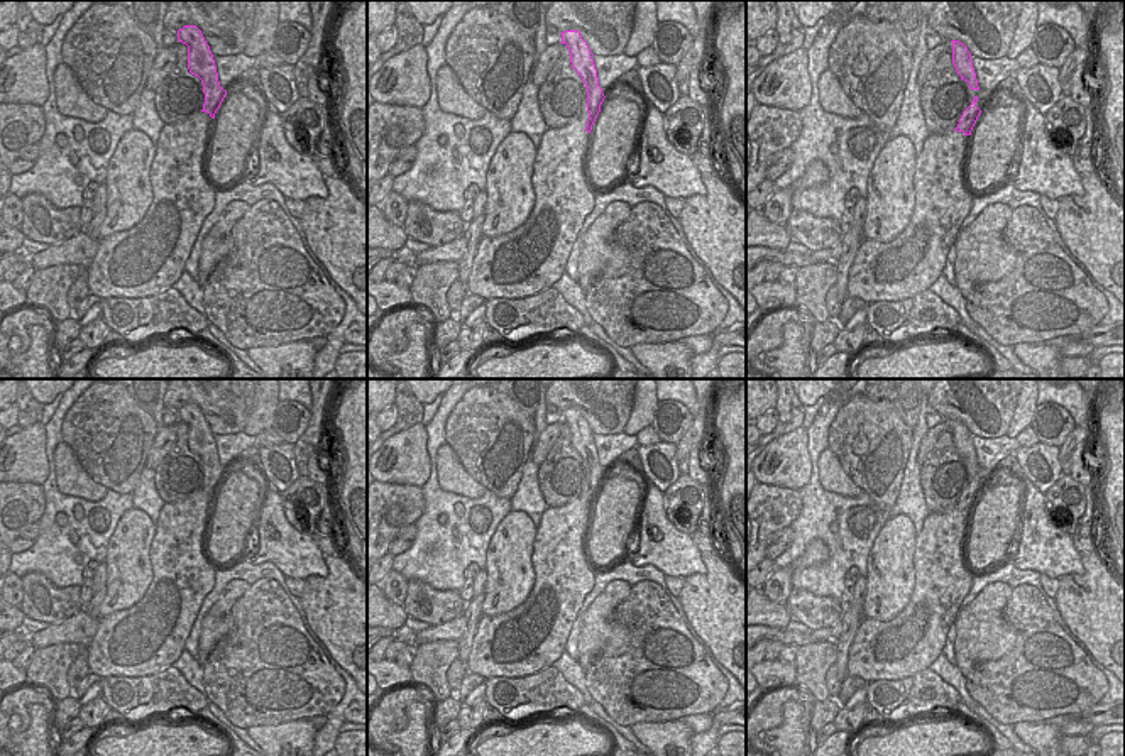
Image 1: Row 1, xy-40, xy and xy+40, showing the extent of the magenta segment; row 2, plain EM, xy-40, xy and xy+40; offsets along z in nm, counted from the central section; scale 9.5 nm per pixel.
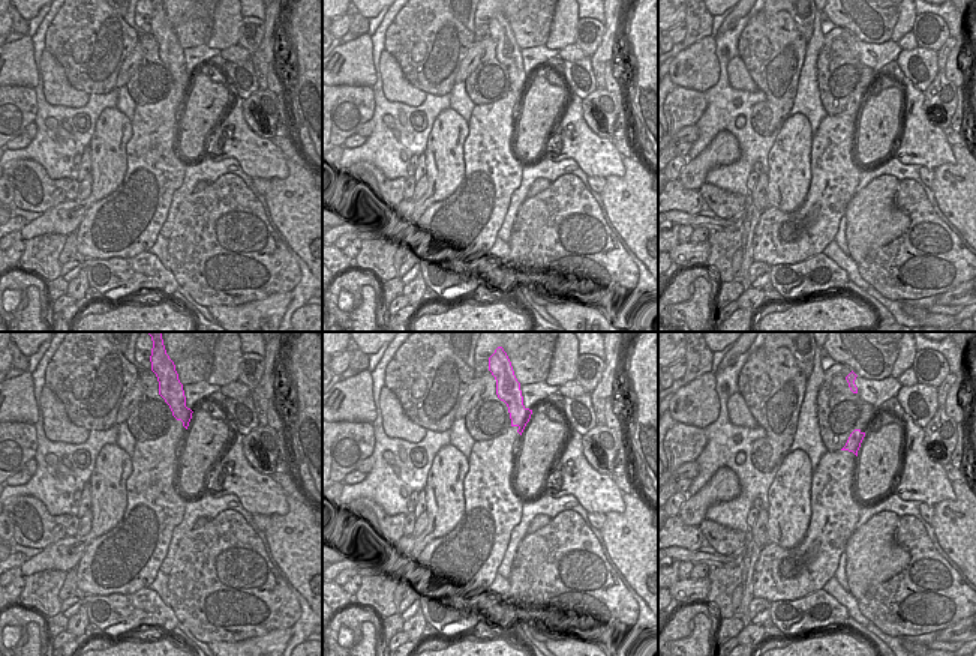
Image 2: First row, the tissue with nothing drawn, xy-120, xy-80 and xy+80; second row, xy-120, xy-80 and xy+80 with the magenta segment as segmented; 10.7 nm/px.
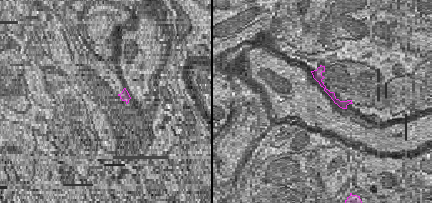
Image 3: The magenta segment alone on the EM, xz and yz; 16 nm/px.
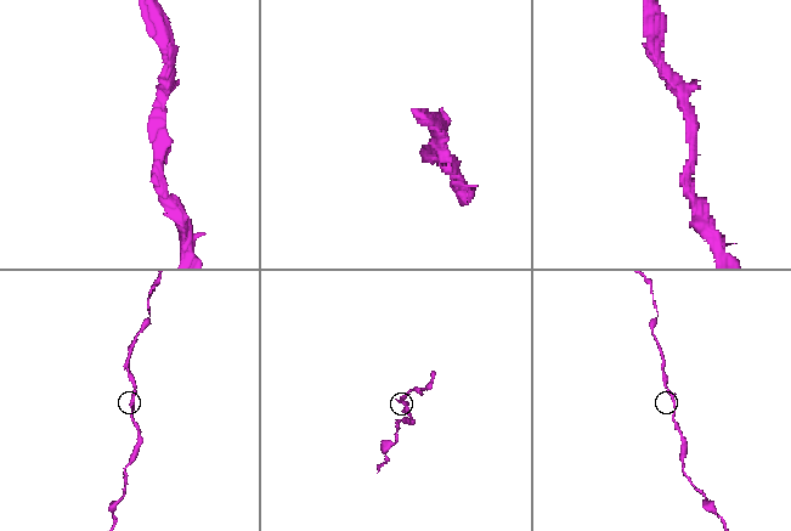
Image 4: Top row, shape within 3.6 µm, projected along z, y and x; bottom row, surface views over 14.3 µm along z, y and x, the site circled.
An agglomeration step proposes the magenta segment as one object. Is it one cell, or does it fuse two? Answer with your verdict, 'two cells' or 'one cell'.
one cell

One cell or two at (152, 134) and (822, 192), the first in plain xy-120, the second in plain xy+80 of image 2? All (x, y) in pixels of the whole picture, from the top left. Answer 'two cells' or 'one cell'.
one cell

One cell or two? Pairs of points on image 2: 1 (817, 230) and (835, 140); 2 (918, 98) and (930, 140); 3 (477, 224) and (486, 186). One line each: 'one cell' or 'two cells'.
1: one cell
2: one cell
3: one cell

